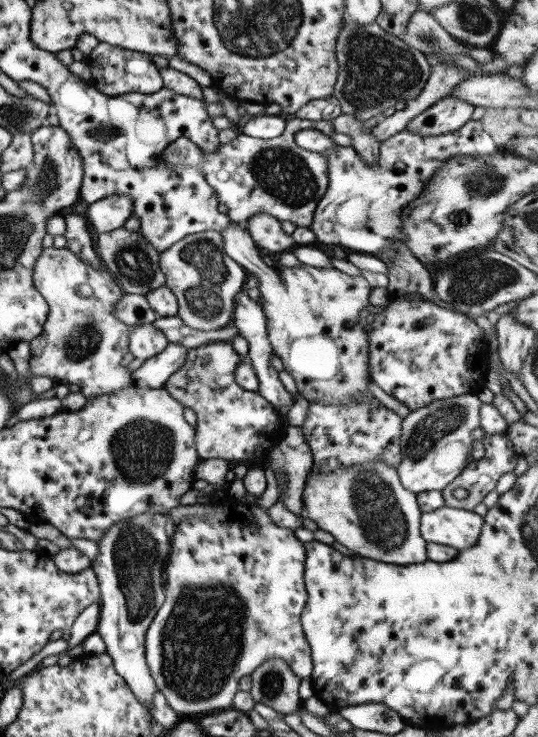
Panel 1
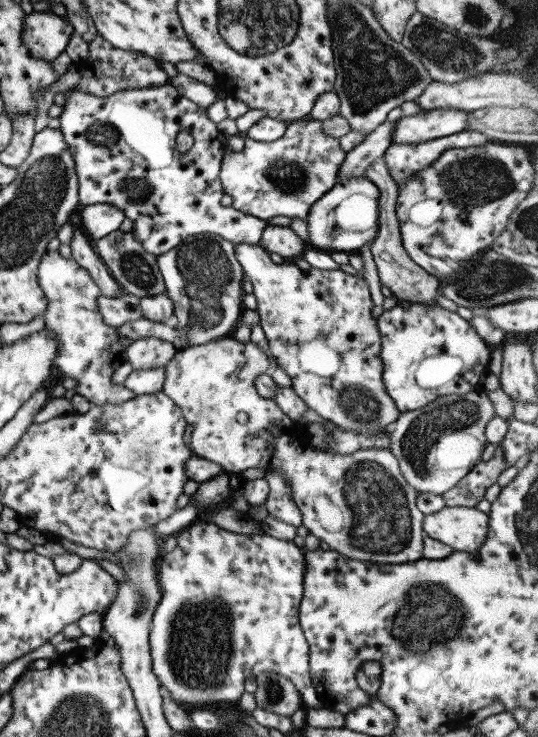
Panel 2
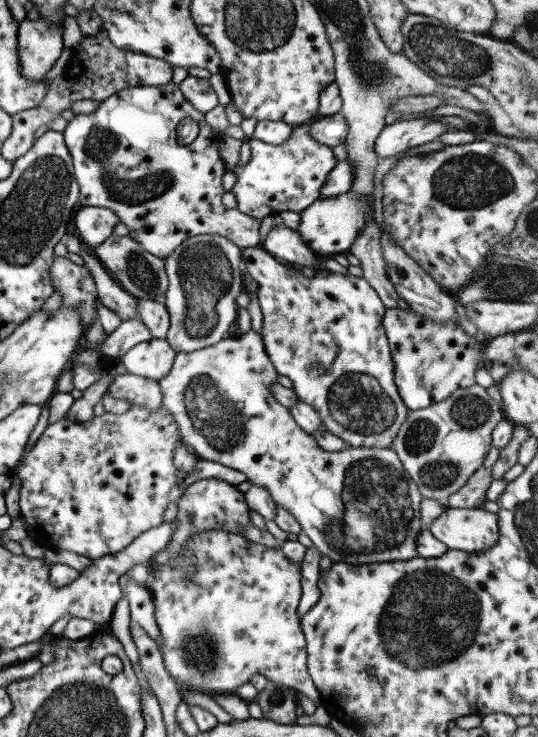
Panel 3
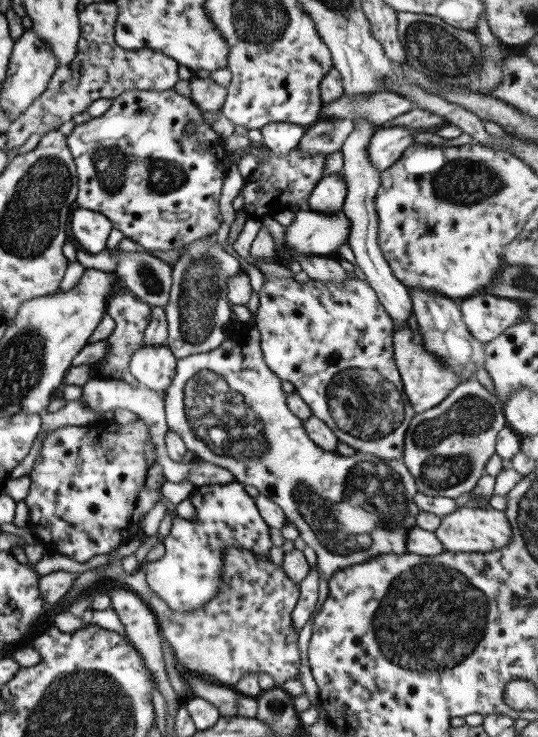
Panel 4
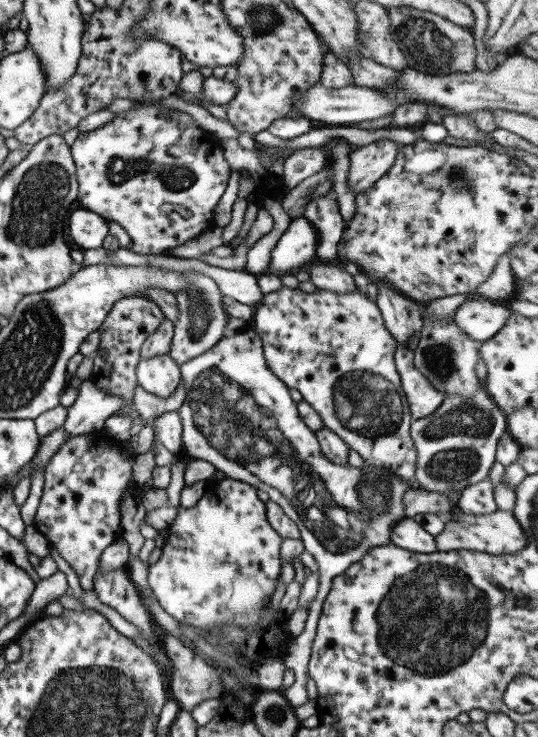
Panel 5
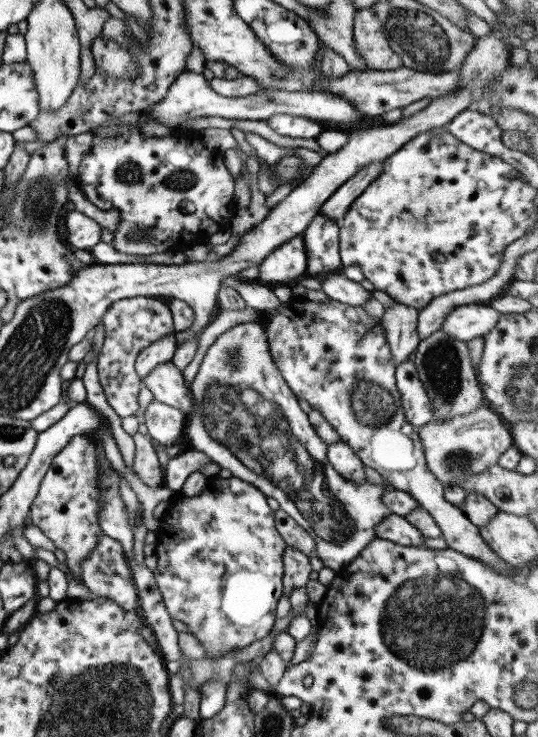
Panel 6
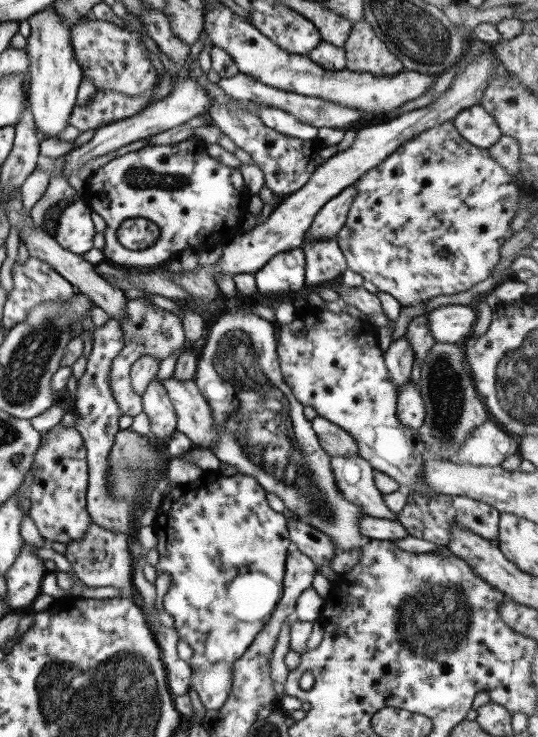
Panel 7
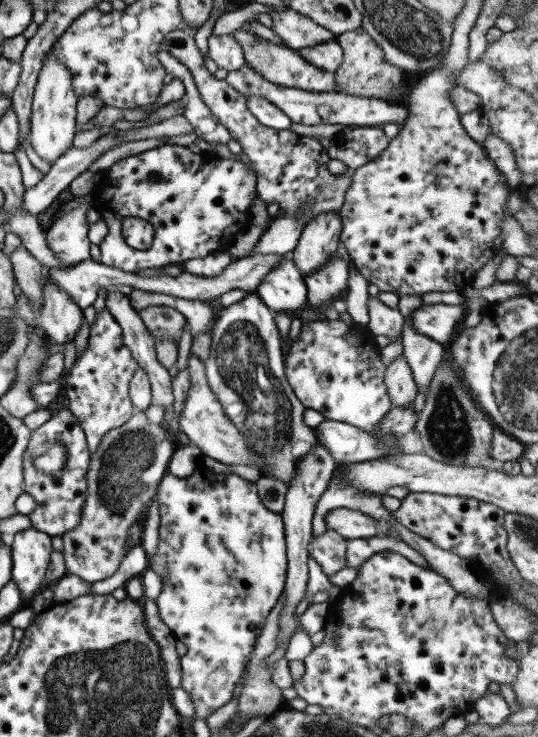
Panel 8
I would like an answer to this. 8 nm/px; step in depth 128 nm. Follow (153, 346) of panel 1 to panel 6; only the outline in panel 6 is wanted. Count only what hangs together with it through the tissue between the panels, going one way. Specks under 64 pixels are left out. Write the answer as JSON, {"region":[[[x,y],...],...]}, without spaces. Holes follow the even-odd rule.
{"region":[[[171,361],[153,367],[145,375],[144,383],[154,400],[179,409],[185,415],[184,426],[189,424],[187,419],[193,413],[190,388],[184,385],[181,371]]]}

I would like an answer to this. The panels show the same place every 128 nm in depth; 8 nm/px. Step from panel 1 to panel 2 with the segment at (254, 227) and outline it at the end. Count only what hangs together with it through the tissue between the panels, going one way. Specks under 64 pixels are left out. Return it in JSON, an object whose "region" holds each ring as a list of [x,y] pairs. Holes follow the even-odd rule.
{"region":[[[269,223],[263,227],[258,245],[268,253],[279,254],[285,261],[303,254],[303,250],[308,247],[291,228],[269,225]]]}

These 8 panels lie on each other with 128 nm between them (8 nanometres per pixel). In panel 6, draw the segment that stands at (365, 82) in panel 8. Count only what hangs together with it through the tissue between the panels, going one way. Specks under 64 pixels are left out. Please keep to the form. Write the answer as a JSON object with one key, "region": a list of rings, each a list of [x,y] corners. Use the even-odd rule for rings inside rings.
{"region":[[[371,7],[360,8],[360,10],[356,10],[355,14],[353,14],[352,40],[353,46],[355,46],[355,49],[357,50],[357,54],[359,54],[361,59],[366,63],[366,69],[395,71],[397,68],[403,66],[399,56],[393,52],[386,42],[383,32],[381,31],[380,21],[377,19],[377,16]]]}

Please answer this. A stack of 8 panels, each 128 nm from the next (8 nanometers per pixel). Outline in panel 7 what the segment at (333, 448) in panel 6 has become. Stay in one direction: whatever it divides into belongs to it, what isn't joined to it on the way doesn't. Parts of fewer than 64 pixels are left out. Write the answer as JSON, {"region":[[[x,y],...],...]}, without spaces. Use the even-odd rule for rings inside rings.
{"region":[[[358,454],[329,457],[332,481],[336,483],[338,492],[348,502],[358,506],[364,515],[373,518],[396,520],[382,502],[382,494],[372,482],[374,469]]]}

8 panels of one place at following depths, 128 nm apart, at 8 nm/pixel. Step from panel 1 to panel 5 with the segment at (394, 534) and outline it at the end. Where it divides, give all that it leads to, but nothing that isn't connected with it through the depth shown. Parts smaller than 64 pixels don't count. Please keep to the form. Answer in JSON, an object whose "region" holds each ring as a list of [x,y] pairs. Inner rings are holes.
{"region":[[[253,328],[249,330],[249,332],[243,332],[243,334],[233,334],[233,336],[226,333],[225,336],[215,342],[208,351],[203,354],[199,354],[199,356],[195,356],[195,358],[191,358],[189,361],[181,363],[178,365],[178,368],[181,384],[183,384],[183,388],[185,388],[186,391],[184,402],[181,403],[181,406],[176,410],[179,420],[181,420],[182,433],[180,439],[182,440],[182,446],[185,449],[185,457],[187,459],[205,460],[205,462],[212,464],[215,470],[223,472],[227,479],[243,482],[254,489],[265,492],[269,500],[279,505],[285,516],[287,516],[289,520],[295,524],[299,535],[301,535],[300,541],[302,542],[305,552],[308,552],[313,559],[315,559],[315,563],[317,563],[317,567],[319,567],[317,568],[319,573],[319,582],[316,586],[317,593],[315,594],[313,601],[309,603],[308,616],[306,617],[306,622],[304,623],[304,630],[300,633],[300,635],[288,640],[286,653],[282,659],[284,668],[289,668],[289,670],[293,671],[294,682],[289,687],[281,690],[281,692],[293,708],[301,706],[301,704],[305,704],[305,702],[308,701],[307,692],[305,691],[305,682],[307,682],[308,676],[306,664],[309,660],[311,643],[316,632],[318,617],[320,616],[320,608],[325,595],[330,589],[331,580],[334,576],[341,574],[351,564],[358,562],[372,547],[388,546],[392,544],[389,540],[389,534],[391,528],[397,524],[397,522],[406,518],[402,499],[410,487],[408,486],[408,482],[404,482],[401,477],[395,475],[395,473],[390,472],[387,469],[381,469],[369,463],[366,463],[367,468],[355,468],[350,466],[348,463],[345,463],[345,465],[339,465],[329,461],[328,458],[325,458],[325,455],[320,451],[314,432],[303,424],[303,420],[301,420],[301,416],[299,415],[299,412],[297,412],[296,401],[292,399],[287,386],[285,386],[285,384],[283,384],[283,382],[281,382],[281,380],[279,380],[273,372],[267,368],[259,336]]]}

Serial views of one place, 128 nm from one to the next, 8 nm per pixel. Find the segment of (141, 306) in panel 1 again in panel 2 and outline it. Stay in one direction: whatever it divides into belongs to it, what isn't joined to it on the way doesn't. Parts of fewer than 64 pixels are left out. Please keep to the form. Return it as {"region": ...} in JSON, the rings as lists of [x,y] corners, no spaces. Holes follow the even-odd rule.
{"region":[[[123,293],[119,297],[107,297],[105,295],[97,299],[97,306],[103,322],[117,328],[125,322],[139,320],[143,317],[139,300],[136,296]]]}

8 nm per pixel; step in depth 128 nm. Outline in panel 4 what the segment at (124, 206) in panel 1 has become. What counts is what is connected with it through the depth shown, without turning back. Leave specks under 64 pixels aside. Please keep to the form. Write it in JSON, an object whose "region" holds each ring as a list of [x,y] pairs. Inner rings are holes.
{"region":[[[74,206],[70,217],[71,234],[81,249],[92,256],[98,256],[106,249],[106,240],[114,224],[105,215]]]}

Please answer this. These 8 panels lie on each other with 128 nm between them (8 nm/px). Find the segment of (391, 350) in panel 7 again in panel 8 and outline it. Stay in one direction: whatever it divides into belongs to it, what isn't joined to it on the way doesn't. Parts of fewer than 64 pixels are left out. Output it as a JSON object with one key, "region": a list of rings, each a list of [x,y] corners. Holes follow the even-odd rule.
{"region":[[[403,355],[389,362],[384,372],[383,384],[392,408],[413,404],[417,387]]]}

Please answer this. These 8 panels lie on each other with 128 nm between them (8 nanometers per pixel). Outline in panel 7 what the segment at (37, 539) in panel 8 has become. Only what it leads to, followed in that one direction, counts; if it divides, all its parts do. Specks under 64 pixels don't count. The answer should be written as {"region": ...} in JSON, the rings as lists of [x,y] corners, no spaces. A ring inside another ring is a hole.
{"region":[[[22,545],[13,565],[3,573],[7,604],[15,611],[27,610],[33,599],[40,593],[39,586],[46,574],[43,561],[31,553],[33,548]]]}

